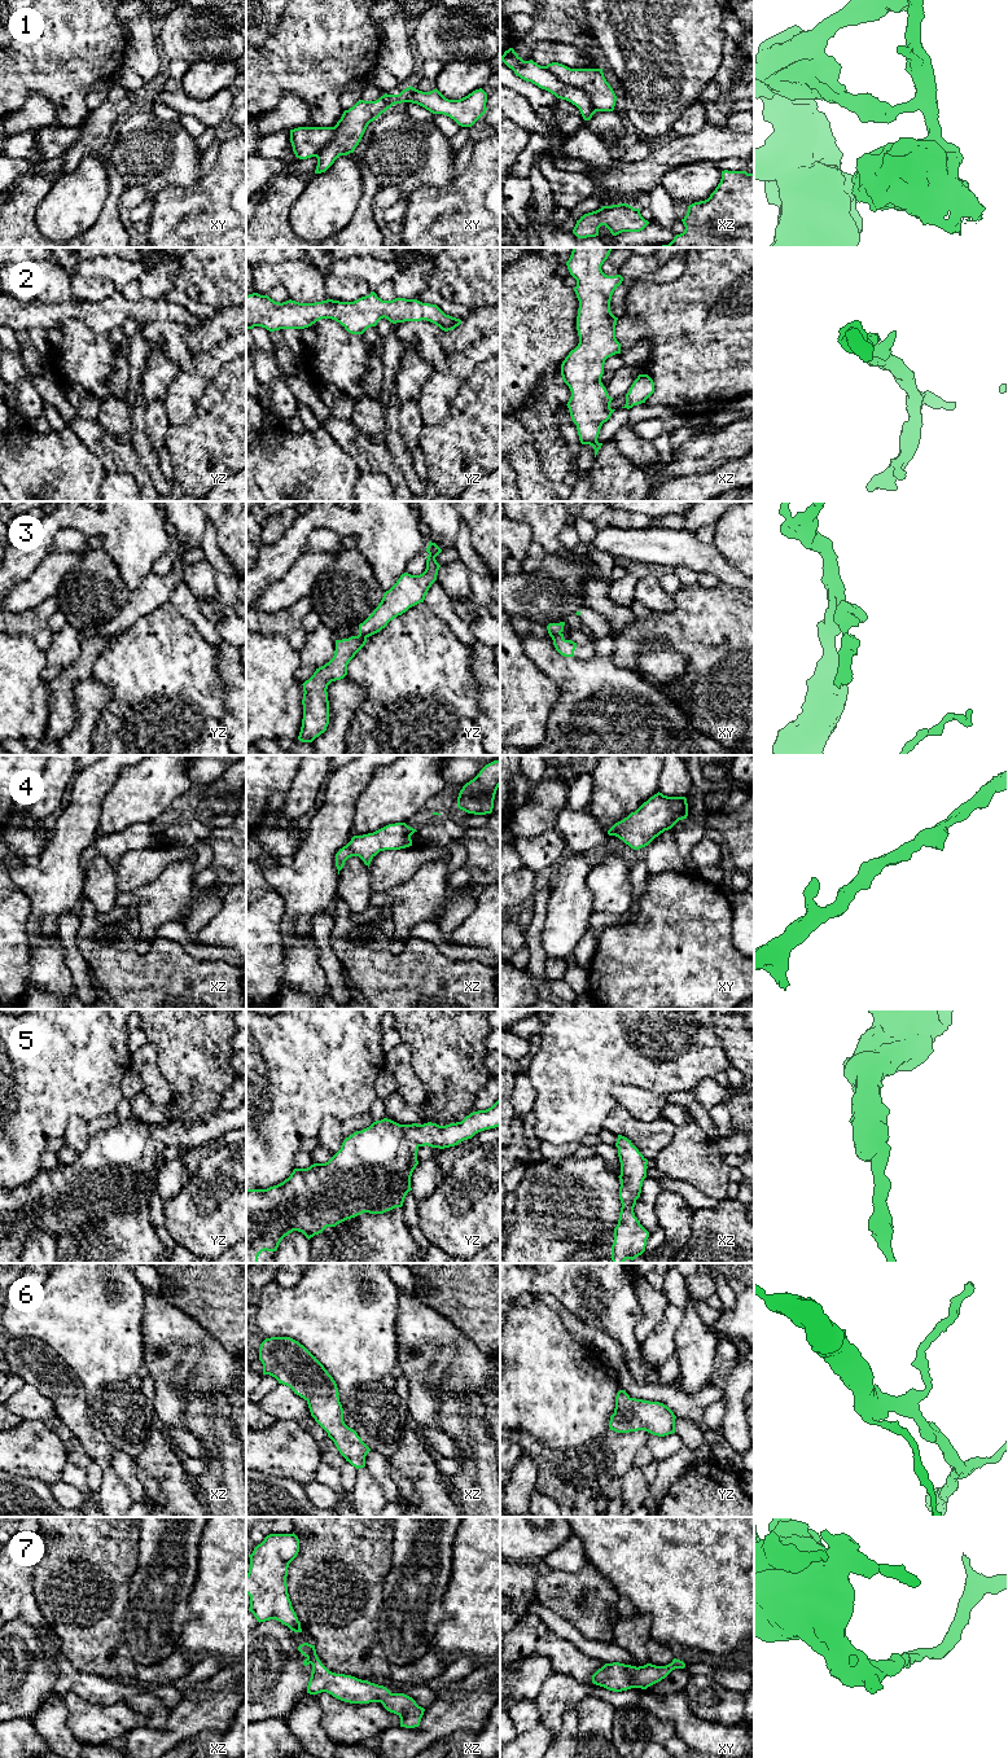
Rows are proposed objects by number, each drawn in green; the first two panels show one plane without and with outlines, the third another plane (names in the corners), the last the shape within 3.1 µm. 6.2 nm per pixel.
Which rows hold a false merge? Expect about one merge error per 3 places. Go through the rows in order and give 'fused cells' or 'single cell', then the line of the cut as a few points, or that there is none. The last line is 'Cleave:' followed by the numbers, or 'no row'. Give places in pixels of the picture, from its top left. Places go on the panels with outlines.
1: fused cells; cut xz (544, 66), (560, 80), (579, 87), (597, 110)
2: single cell; cut none
3: fused cells; cut xy (560, 632), (552, 638)
4: single cell; cut none
5: single cell; cut none
6: single cell; cut none
7: single cell; cut none
Cleave: 1, 3

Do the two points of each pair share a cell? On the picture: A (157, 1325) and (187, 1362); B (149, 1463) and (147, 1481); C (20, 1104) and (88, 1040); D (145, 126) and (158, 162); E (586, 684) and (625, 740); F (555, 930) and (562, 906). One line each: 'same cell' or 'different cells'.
A: same cell
B: different cells
C: same cell
D: same cell
E: same cell
F: same cell

